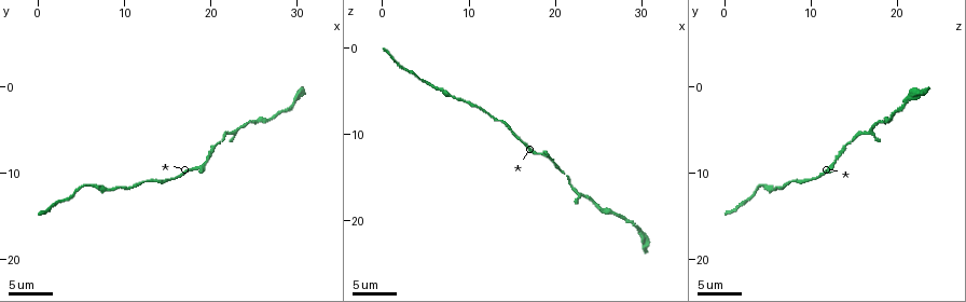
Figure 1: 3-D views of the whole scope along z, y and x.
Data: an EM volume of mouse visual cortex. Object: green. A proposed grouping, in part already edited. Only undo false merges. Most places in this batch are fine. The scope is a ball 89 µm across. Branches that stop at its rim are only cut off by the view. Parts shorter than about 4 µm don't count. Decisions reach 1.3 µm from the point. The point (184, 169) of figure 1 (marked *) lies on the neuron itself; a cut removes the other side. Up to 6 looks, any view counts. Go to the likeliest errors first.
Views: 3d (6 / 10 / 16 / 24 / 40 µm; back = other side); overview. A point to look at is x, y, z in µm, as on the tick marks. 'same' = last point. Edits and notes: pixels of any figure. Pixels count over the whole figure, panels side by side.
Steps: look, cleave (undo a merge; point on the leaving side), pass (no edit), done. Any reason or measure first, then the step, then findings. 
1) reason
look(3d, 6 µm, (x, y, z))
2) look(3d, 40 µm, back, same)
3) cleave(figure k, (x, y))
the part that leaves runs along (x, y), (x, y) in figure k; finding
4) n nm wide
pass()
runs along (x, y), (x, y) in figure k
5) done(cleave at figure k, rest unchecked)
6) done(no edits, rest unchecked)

sudden change in width
look(3d, 6 µm, (8.2, 12.0, 5.8))

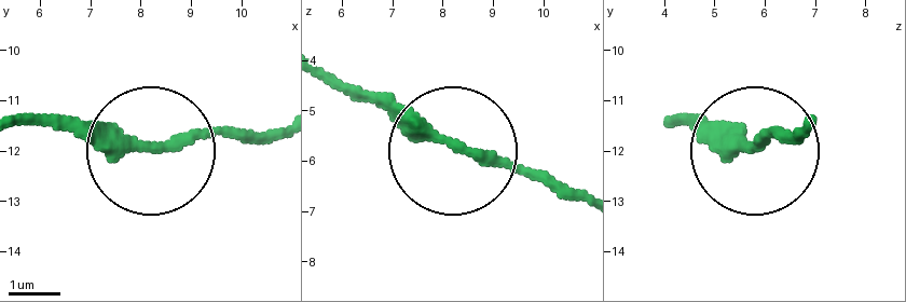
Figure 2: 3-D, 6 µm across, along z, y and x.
other side
look(3d, 6 µm, back, (8.35, 11.90, 5.75))

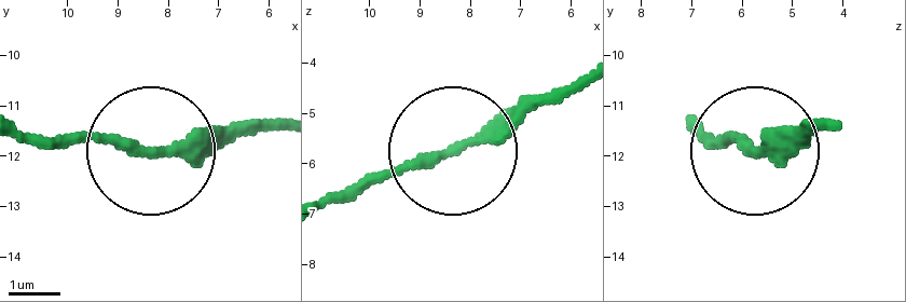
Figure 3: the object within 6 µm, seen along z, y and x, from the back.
pass()
runs along (700, 138), (773, 151), (821, 129) in figure 3; continuous, no second neuron

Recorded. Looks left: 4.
look(3d, 16 µm, (14.2, 11.0, 9.0))

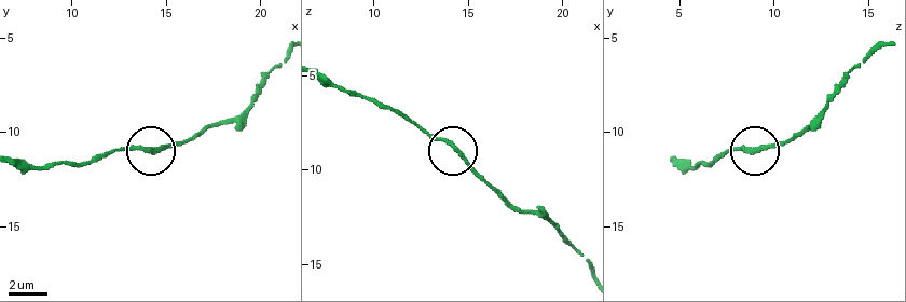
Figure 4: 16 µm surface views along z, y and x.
look(3d, 16 µm, back, (14.2, 11.0, 8.8))

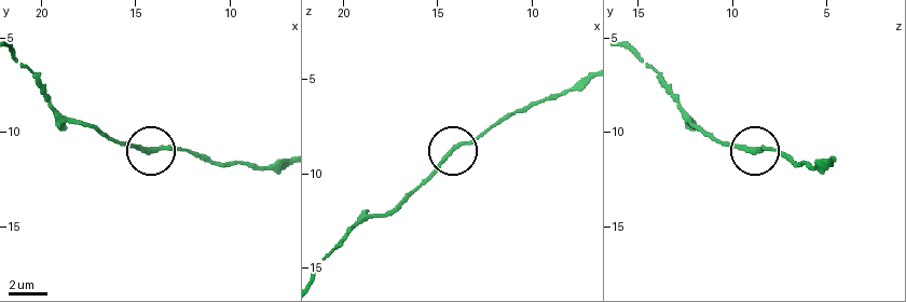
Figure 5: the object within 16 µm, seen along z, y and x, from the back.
pass()
runs along (401, 205), (448, 153), (471, 142), (490, 126) in figure 5; one neuron here

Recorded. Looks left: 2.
look(3d, 10 µm, (24.6, 4.2, 18.2))

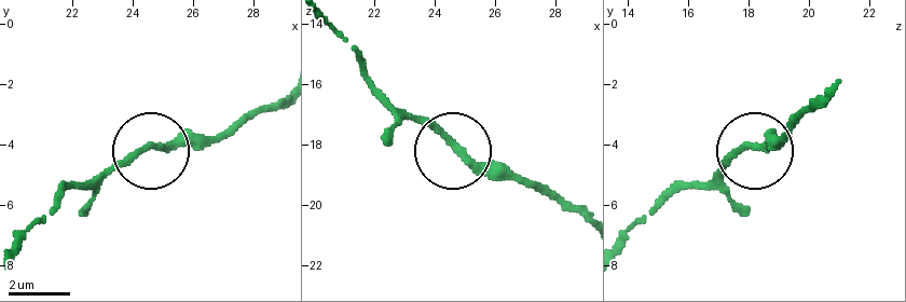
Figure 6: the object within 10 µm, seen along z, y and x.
pass()
runs along (622, 236), (676, 192), (790, 138) in figure 6; continuous, no second neuron

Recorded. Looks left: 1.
done(no edits, rest unchecked)

